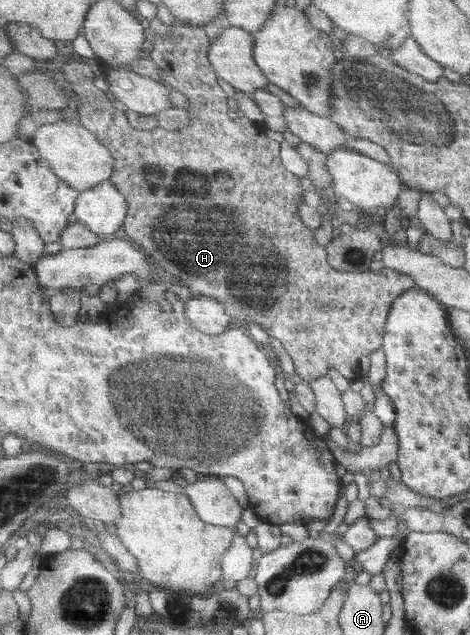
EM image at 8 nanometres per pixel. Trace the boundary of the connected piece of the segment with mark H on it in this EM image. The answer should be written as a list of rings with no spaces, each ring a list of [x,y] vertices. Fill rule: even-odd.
[[[183,23],[174,24],[171,26],[171,32],[168,37],[155,34],[152,43],[153,49],[150,51],[149,57],[162,70],[162,78],[164,78],[165,84],[188,98],[190,105],[186,110],[191,114],[191,124],[184,130],[170,131],[160,126],[150,131],[134,128],[129,123],[124,111],[109,106],[104,94],[96,94],[94,76],[98,74],[95,72],[95,67],[91,61],[80,59],[80,62],[74,62],[74,64],[61,67],[64,82],[68,83],[69,88],[72,89],[71,96],[77,103],[80,124],[89,128],[93,133],[96,133],[99,140],[111,150],[112,156],[115,158],[115,171],[110,180],[112,180],[112,184],[115,184],[116,188],[127,198],[129,211],[127,220],[124,222],[124,230],[127,238],[132,240],[136,246],[139,246],[151,259],[154,258],[154,262],[160,268],[164,268],[166,272],[178,276],[180,280],[184,280],[184,284],[188,282],[188,286],[198,292],[198,294],[193,292],[193,296],[202,296],[204,294],[204,296],[222,302],[226,312],[232,318],[240,318],[240,320],[248,320],[248,322],[254,320],[270,336],[280,340],[282,347],[286,348],[288,355],[291,356],[296,373],[303,381],[310,383],[313,380],[328,375],[330,367],[336,368],[336,370],[339,370],[351,381],[356,378],[362,378],[360,367],[361,358],[363,356],[370,356],[375,350],[383,348],[388,317],[391,314],[395,300],[407,290],[417,287],[416,281],[411,276],[388,267],[384,267],[378,272],[368,270],[366,272],[355,273],[336,270],[330,264],[326,246],[321,246],[316,242],[312,233],[313,230],[307,224],[304,224],[302,218],[298,216],[301,204],[305,202],[305,190],[302,188],[300,178],[284,168],[284,164],[282,164],[282,160],[280,159],[280,143],[272,140],[267,135],[266,128],[263,125],[249,120],[240,114],[232,115],[228,111],[228,96],[220,88],[220,84],[218,84],[219,76],[215,72],[209,56],[209,48],[211,47],[210,38],[206,36],[202,25],[200,27],[194,27]]]

